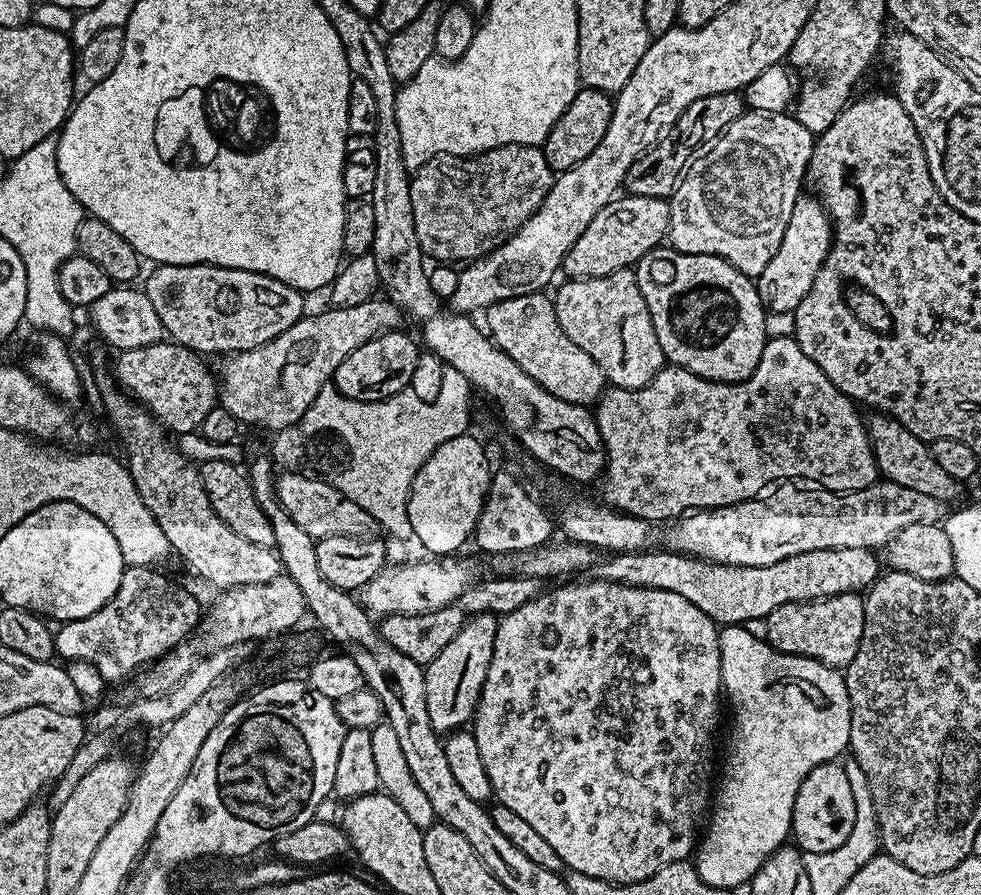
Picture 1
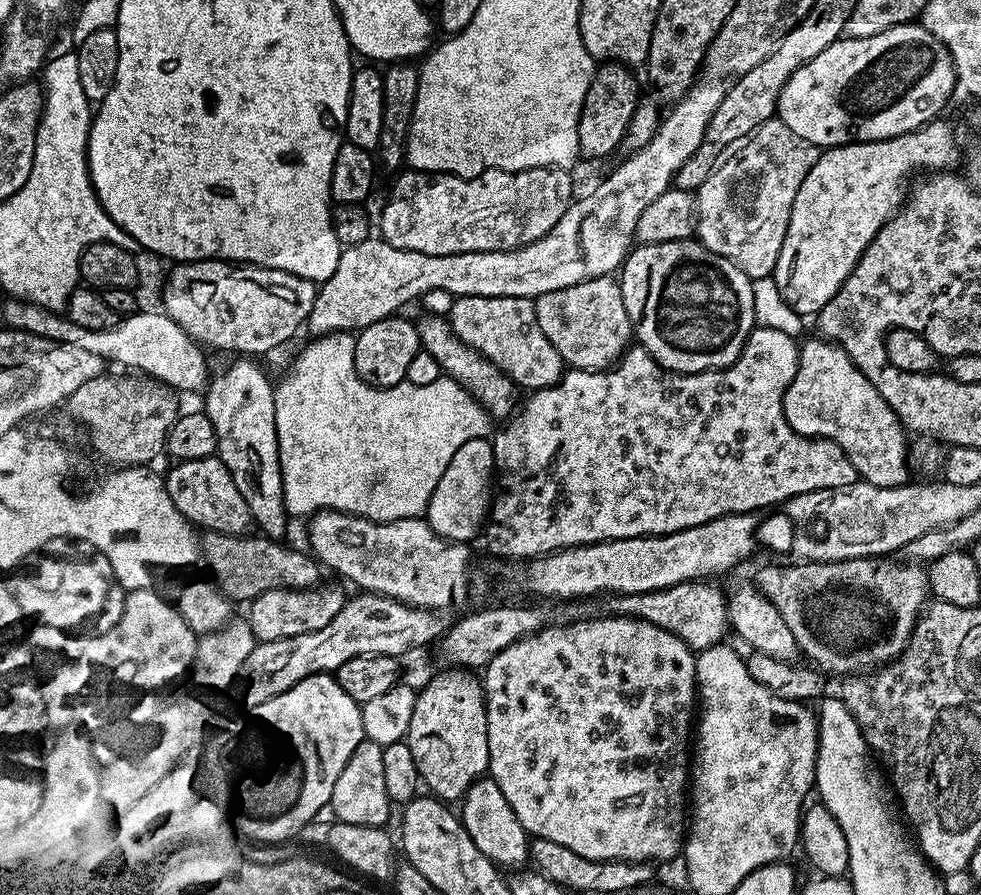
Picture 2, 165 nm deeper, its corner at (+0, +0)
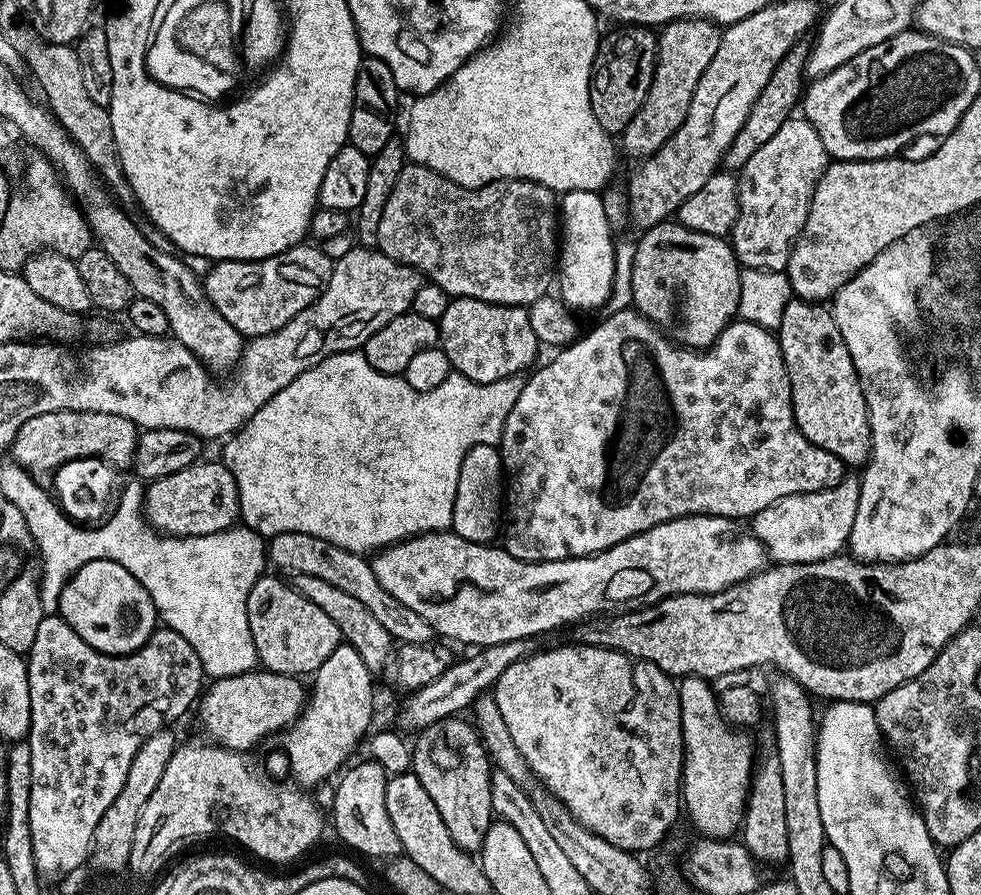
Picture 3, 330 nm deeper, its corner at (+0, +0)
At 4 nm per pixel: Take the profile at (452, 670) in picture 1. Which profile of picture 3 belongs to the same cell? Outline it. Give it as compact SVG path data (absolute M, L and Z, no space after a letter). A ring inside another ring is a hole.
M447 716L419 729L412 749L411 773L422 782L446 824L450 837L463 851L479 853L486 830L494 823L491 784L494 773L488 752L475 727L460 716Z

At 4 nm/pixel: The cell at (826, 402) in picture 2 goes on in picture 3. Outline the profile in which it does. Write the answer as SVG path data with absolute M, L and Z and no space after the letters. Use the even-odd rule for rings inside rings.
M794 298L782 312L778 329L782 358L792 383L792 409L798 430L814 446L834 454L846 466L863 466L871 454L871 426L866 398L856 377L854 362L835 325L835 318L823 303Z

